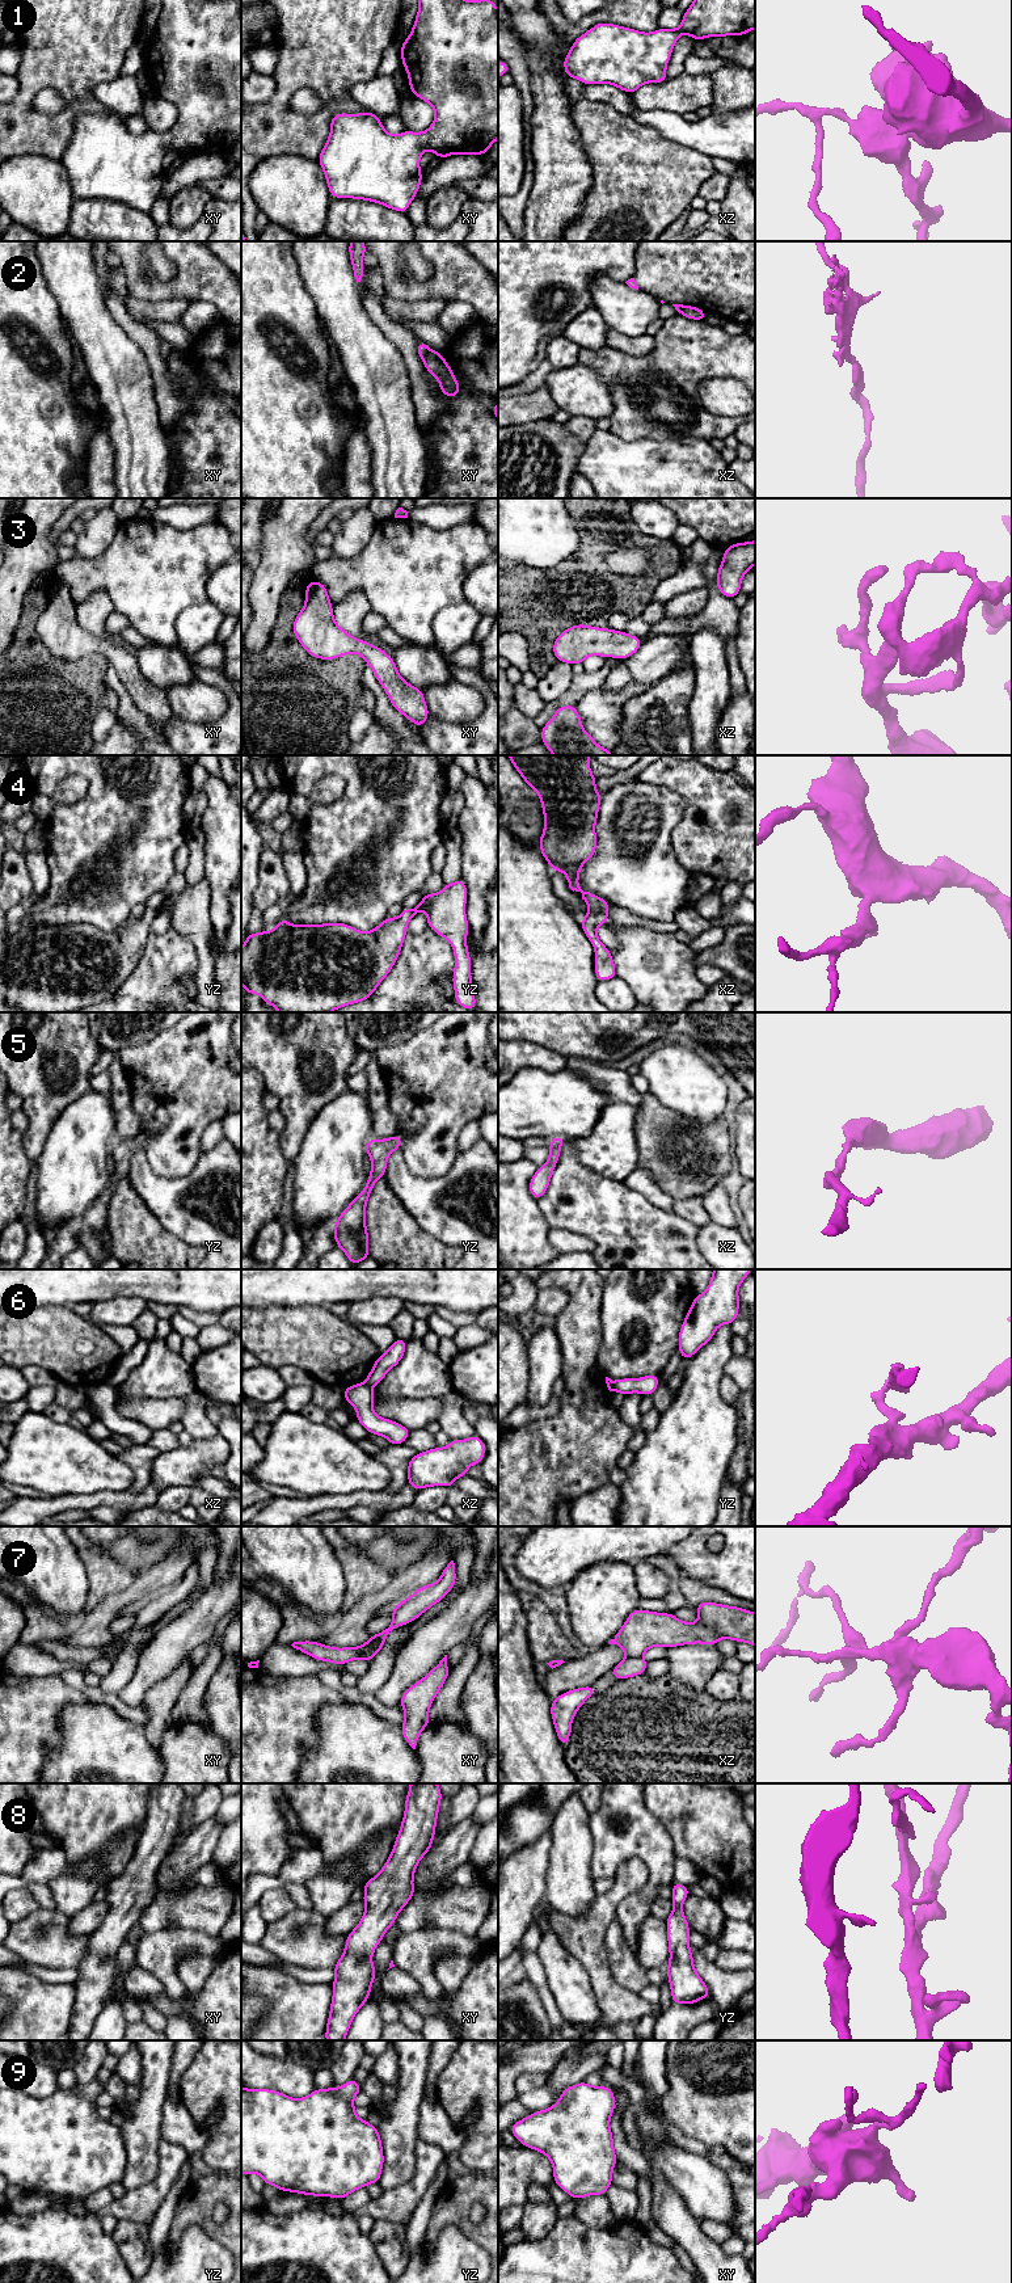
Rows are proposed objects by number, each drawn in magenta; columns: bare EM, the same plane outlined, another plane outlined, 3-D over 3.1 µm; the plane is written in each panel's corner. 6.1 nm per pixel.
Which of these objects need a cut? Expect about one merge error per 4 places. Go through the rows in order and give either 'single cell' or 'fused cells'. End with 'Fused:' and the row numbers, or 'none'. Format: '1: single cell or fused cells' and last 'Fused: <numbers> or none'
1: single cell
2: fused cells
3: single cell
4: single cell
5: single cell
6: fused cells
7: fused cells
8: single cell
9: single cell
Fused: 2, 6, 7

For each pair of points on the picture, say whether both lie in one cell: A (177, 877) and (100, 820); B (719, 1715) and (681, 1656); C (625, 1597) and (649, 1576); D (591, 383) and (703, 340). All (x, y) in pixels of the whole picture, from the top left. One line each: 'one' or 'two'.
A: two
B: two
C: two
D: two

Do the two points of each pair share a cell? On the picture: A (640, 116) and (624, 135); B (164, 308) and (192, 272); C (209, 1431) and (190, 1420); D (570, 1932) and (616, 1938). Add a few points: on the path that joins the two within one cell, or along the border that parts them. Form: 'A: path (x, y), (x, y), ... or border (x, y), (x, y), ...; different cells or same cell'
A: border (629, 116), (642, 125), (652, 126), (663, 135); different cells
B: border (139, 298), (152, 302), (185, 299), (189, 303); different cells
C: path (205, 1429), (194, 1420); same cell
D: border (615, 1919), (604, 1933), (608, 1967); different cells

